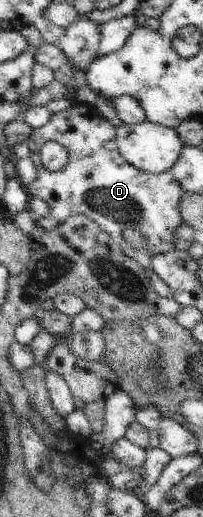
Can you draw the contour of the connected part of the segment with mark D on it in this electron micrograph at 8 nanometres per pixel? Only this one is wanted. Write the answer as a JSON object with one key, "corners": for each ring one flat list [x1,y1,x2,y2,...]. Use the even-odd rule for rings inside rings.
{"corners":[[78,102,71,109,53,113,44,126,33,129,24,142,30,148,30,157,36,164,38,175,27,190,30,198,40,198,51,208,51,214,38,216,35,221,37,226,52,231,65,224,70,216,87,216,107,232,125,254,142,264,146,281,159,296,169,297,169,287,155,274,152,260,159,253,176,249,174,234,184,222,180,211,184,190,169,171,148,173,129,164,118,151,116,127,110,117,101,114,99,108],[48,140,55,140,68,152,67,164,60,171,49,171,41,163,41,146],[129,226,139,228,141,236,145,238,145,250,138,250,125,240,123,232]]}

